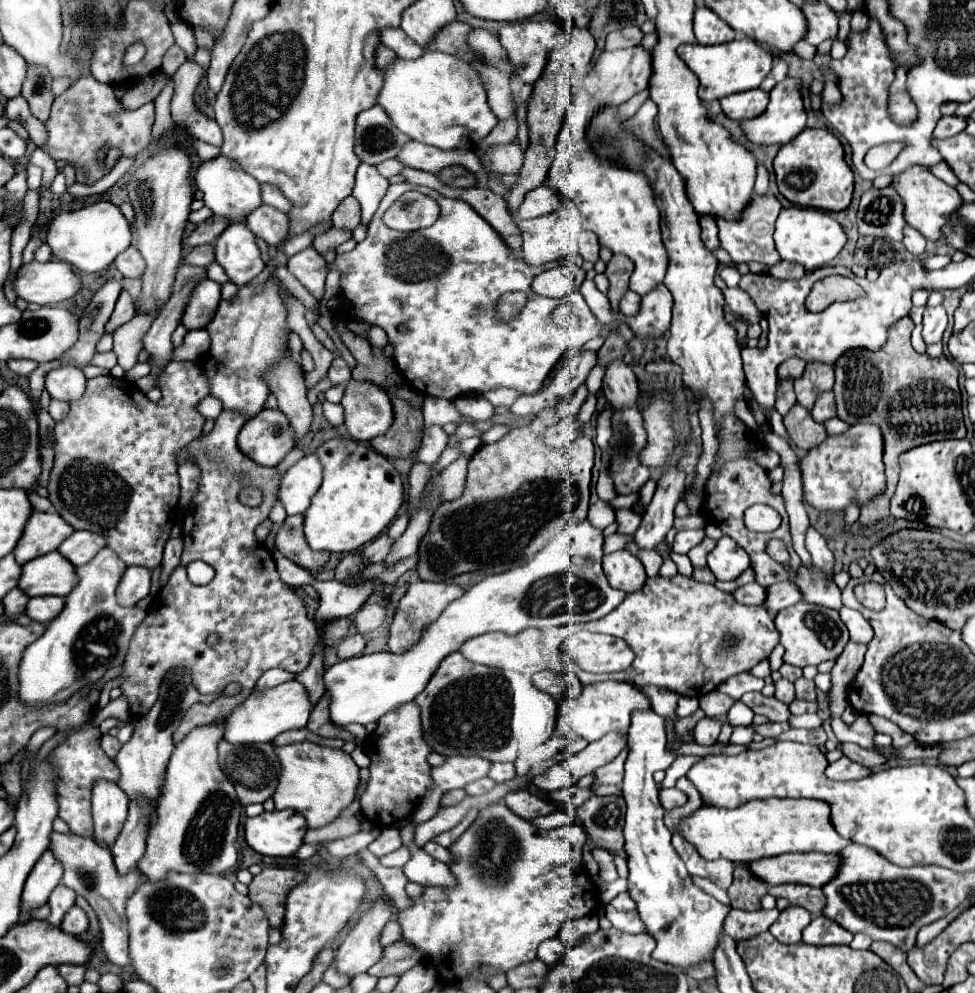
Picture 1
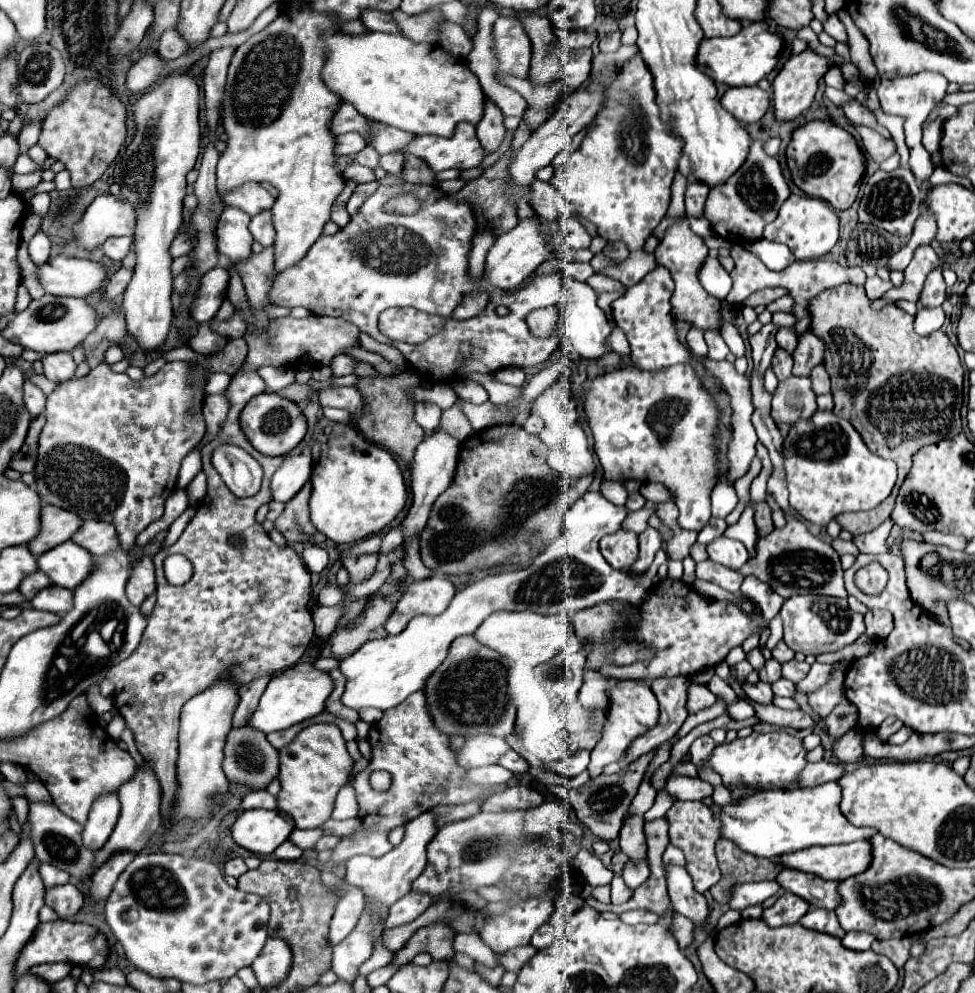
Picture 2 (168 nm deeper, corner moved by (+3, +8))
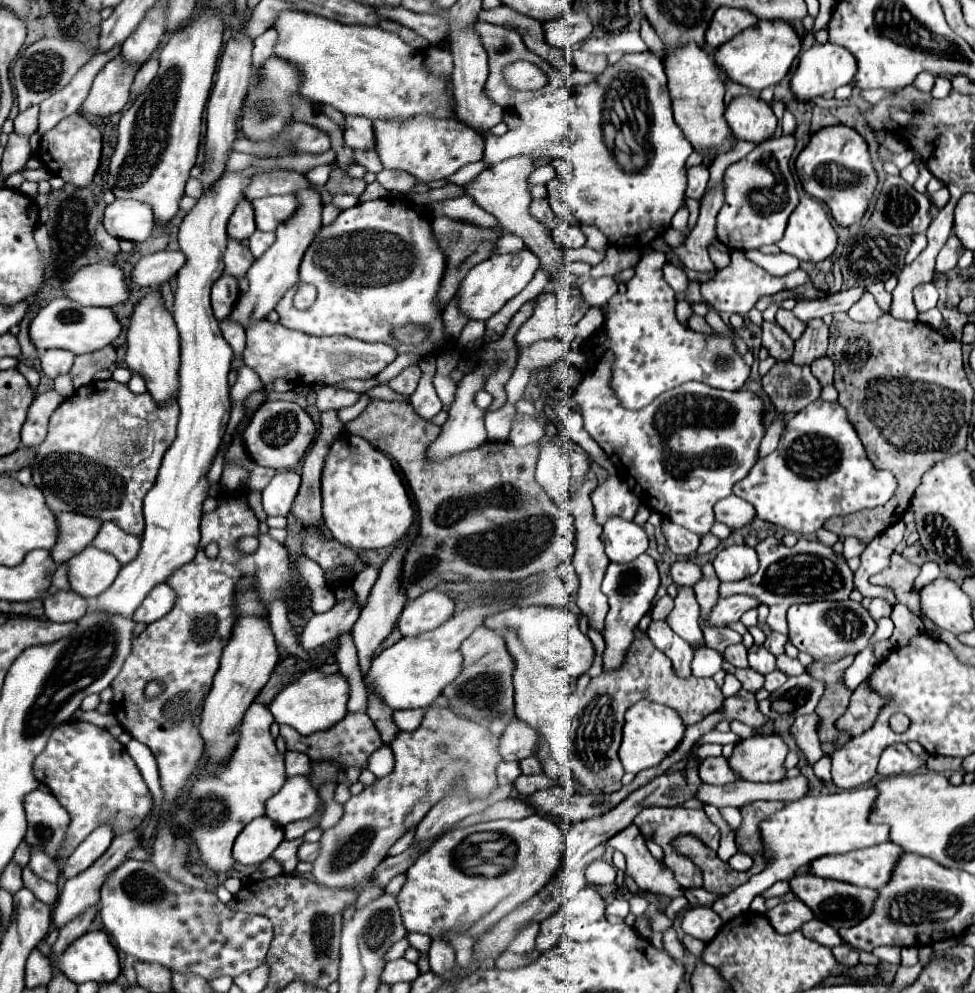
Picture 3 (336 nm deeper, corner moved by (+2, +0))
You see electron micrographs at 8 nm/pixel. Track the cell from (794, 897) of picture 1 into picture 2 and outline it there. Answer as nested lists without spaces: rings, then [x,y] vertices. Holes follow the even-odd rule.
[[[788,867],[780,871],[776,881],[780,883],[782,889],[796,893],[798,897],[806,899],[814,907],[834,911],[842,903],[842,897],[838,893],[840,881],[826,881],[822,877],[796,871],[796,869],[788,869]]]

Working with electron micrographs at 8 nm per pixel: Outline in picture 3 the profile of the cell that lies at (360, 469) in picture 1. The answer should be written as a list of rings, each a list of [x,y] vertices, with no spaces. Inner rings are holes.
[[[343,431],[331,445],[323,477],[323,521],[333,539],[353,551],[379,549],[397,543],[413,521],[413,507],[403,481],[393,469],[389,457],[373,449],[365,439]]]

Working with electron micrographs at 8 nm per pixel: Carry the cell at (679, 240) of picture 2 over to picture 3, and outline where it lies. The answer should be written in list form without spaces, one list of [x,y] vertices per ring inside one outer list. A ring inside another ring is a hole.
[[[665,263],[663,273],[665,273],[665,281],[673,287],[673,291],[675,291],[677,295],[683,295],[683,293],[687,291],[687,287],[689,287],[689,277],[687,277],[685,269],[679,269],[679,267],[673,265],[673,263]]]

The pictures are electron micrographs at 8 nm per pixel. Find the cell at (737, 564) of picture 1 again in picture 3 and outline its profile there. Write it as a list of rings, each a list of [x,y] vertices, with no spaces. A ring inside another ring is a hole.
[[[731,545],[717,553],[713,567],[721,581],[739,581],[757,571],[757,553],[747,545]]]

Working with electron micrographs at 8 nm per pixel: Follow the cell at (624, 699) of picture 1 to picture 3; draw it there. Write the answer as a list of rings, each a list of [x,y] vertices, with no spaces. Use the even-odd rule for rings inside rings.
[[[637,701],[625,713],[623,741],[619,749],[619,761],[623,769],[627,773],[639,773],[647,767],[657,765],[663,757],[671,755],[671,751],[681,743],[683,733],[685,733],[685,725],[673,709],[659,703],[651,703],[651,701]]]

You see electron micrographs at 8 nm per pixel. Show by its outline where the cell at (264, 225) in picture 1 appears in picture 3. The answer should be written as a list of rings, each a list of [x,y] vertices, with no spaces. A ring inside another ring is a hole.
[[[255,231],[251,237],[249,237],[249,249],[255,257],[261,257],[269,247],[271,243],[275,241],[275,233],[265,233],[265,231]]]

